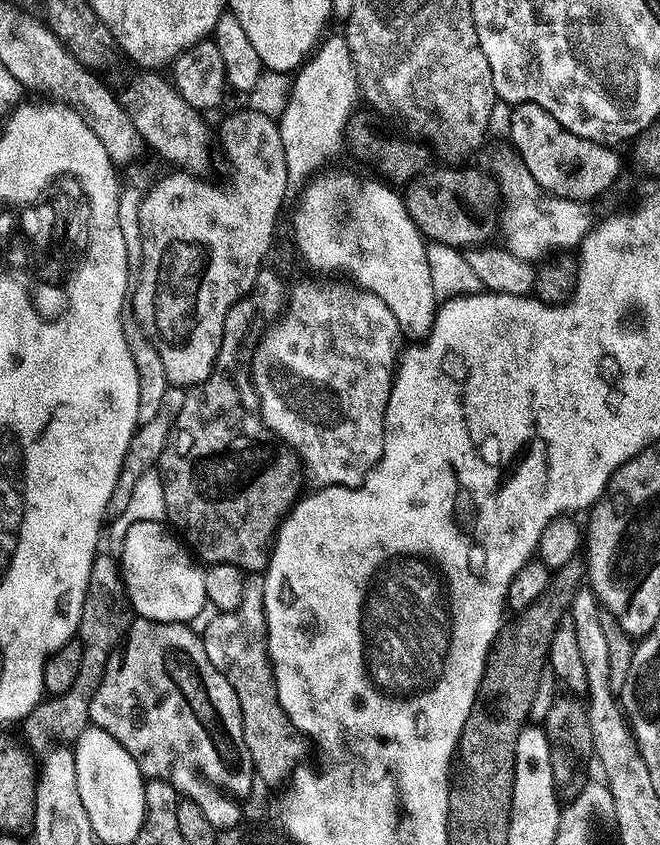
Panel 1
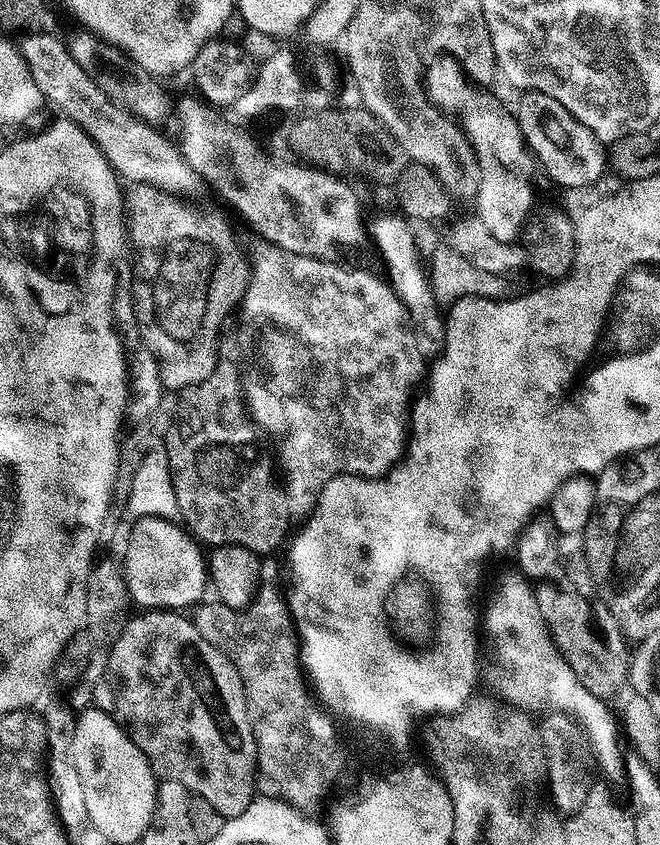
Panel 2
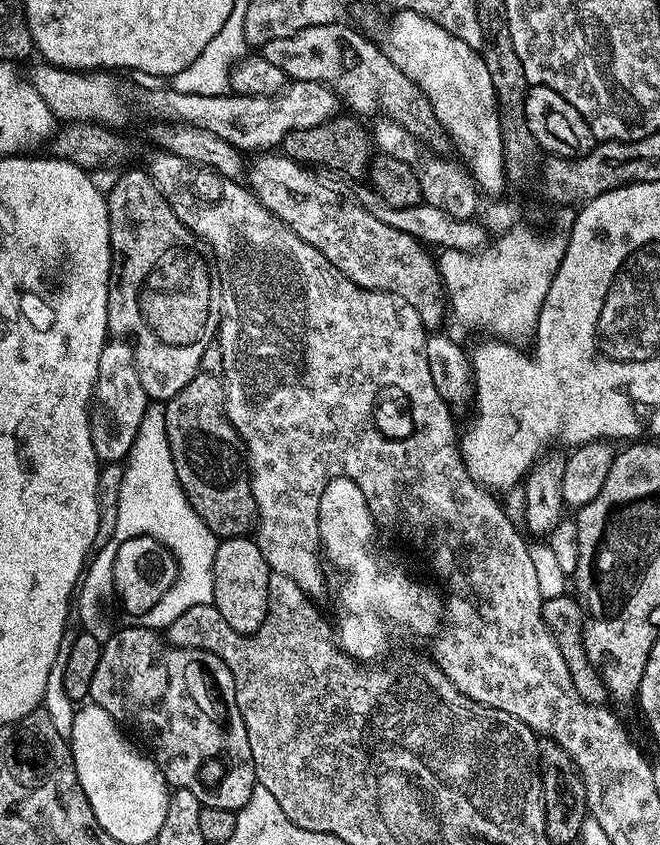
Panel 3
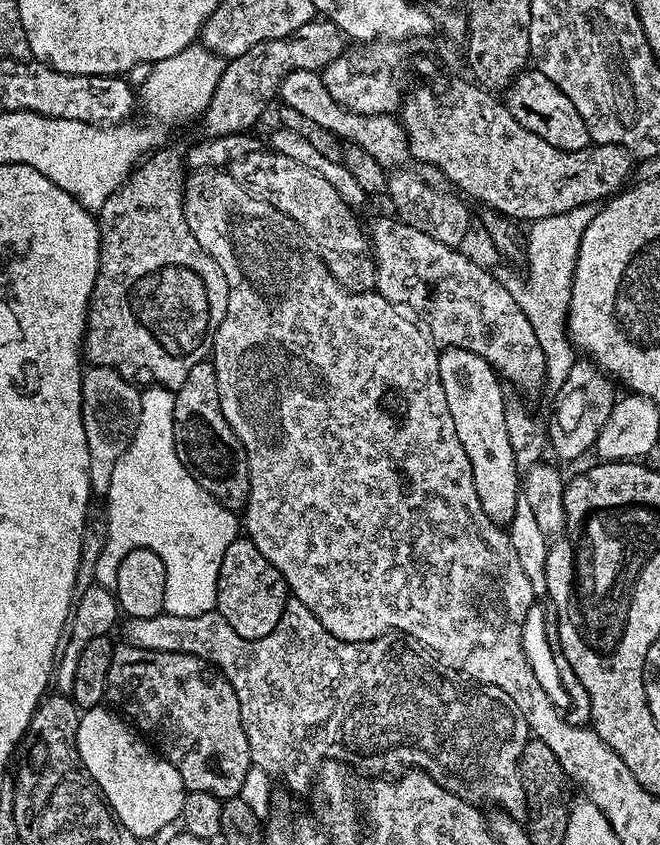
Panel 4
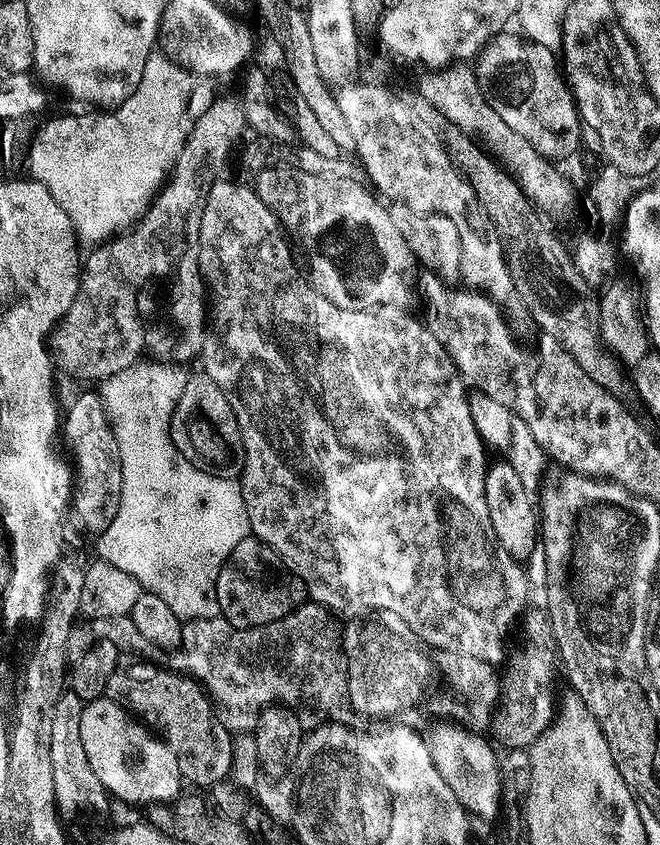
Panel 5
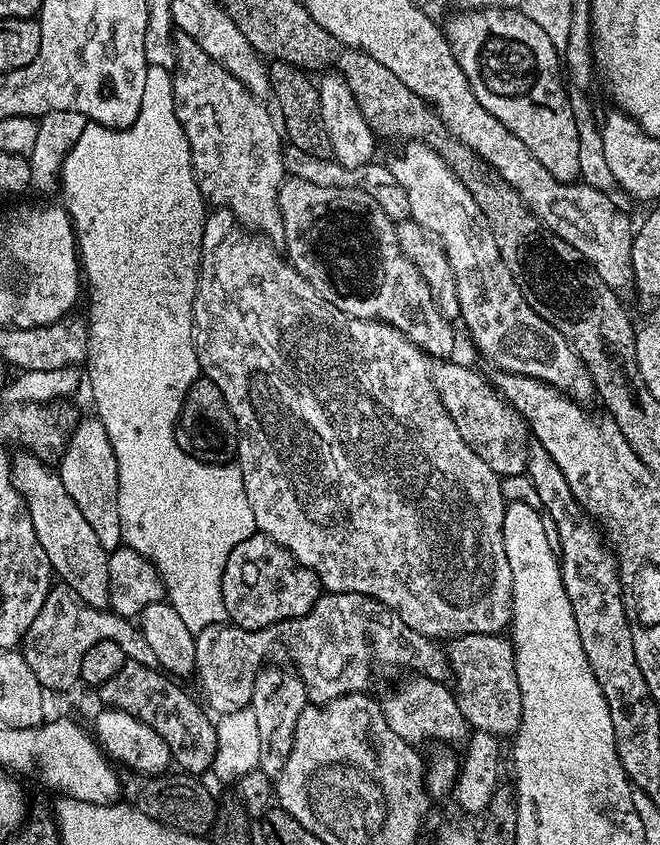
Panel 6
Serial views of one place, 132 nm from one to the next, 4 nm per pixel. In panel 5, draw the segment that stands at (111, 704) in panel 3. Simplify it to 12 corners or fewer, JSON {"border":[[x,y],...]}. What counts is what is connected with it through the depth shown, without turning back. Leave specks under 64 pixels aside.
{"border":[[144,658],[106,696],[168,744],[189,785],[231,774],[234,736],[190,676]]}

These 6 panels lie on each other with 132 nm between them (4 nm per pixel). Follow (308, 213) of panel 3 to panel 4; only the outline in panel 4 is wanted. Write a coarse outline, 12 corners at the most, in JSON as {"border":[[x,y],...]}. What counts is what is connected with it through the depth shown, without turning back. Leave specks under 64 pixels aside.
{"border":[[395,215],[370,229],[375,291],[437,345],[545,387],[529,318],[489,269]]}

